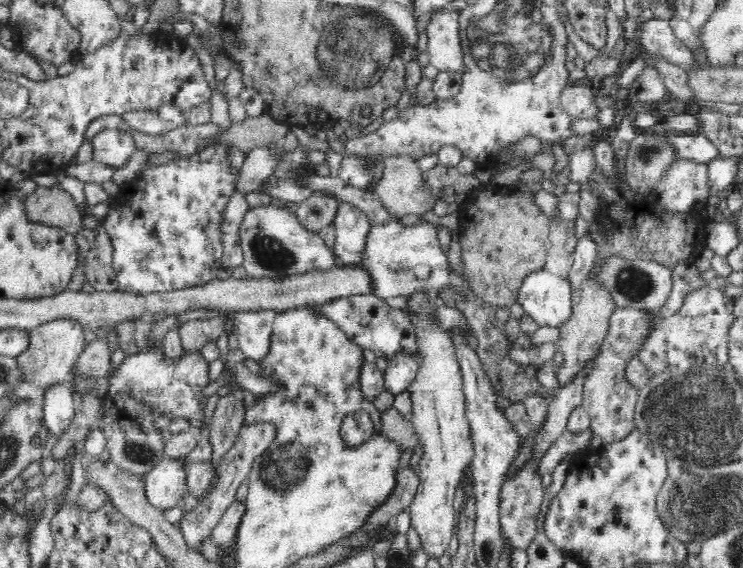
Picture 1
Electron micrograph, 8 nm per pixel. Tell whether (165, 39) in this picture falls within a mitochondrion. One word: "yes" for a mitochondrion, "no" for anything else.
no

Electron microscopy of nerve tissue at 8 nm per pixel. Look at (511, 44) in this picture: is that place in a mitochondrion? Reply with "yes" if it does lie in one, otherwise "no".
yes

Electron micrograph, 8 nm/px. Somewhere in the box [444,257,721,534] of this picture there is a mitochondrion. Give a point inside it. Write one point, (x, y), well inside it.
(634, 284)

